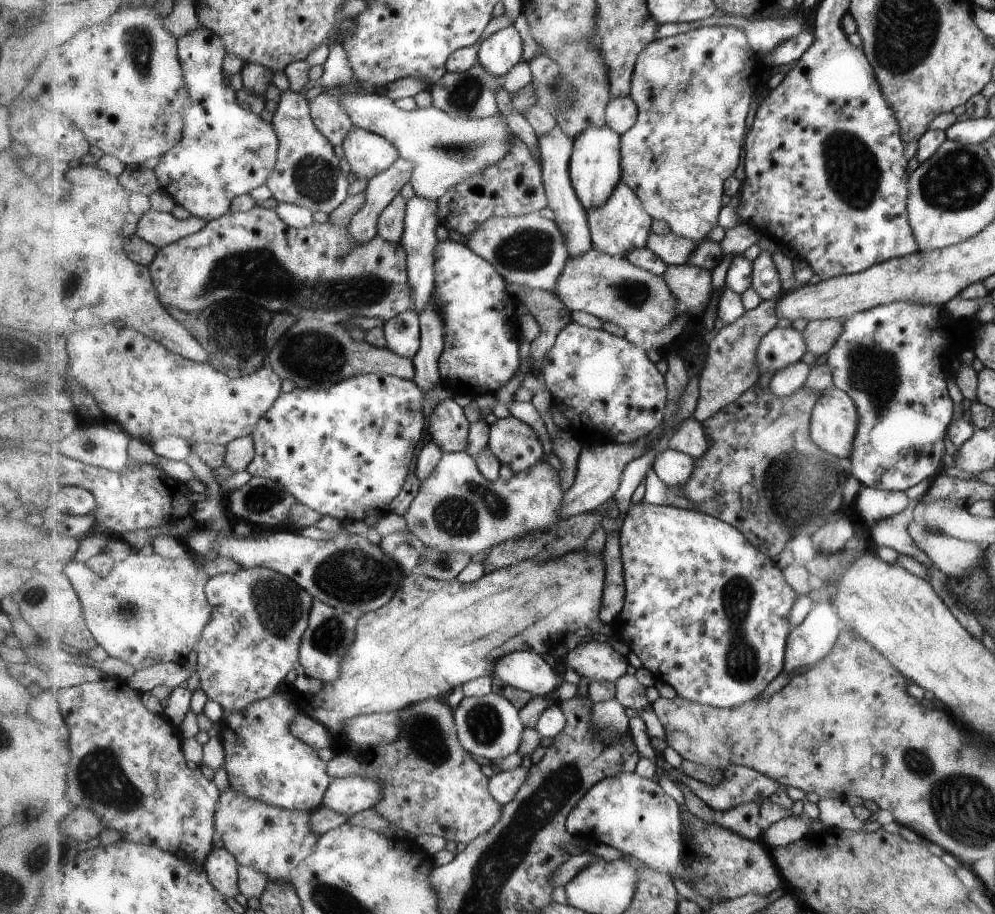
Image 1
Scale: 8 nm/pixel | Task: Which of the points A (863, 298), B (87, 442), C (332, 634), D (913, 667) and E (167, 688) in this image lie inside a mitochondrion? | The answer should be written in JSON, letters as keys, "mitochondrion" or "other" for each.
{"A":"other","B":"mitochondrion","C":"mitochondrion","D":"other","E":"other"}

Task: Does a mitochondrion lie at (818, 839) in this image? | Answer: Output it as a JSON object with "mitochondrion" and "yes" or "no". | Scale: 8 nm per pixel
{"mitochondrion":"no"}

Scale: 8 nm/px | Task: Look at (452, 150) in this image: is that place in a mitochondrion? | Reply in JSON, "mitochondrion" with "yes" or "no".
{"mitochondrion":"yes"}

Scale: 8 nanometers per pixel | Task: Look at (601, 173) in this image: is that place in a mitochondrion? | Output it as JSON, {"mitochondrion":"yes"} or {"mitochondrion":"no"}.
{"mitochondrion":"no"}

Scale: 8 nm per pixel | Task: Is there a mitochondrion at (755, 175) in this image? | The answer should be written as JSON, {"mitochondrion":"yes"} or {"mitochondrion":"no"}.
{"mitochondrion":"no"}

